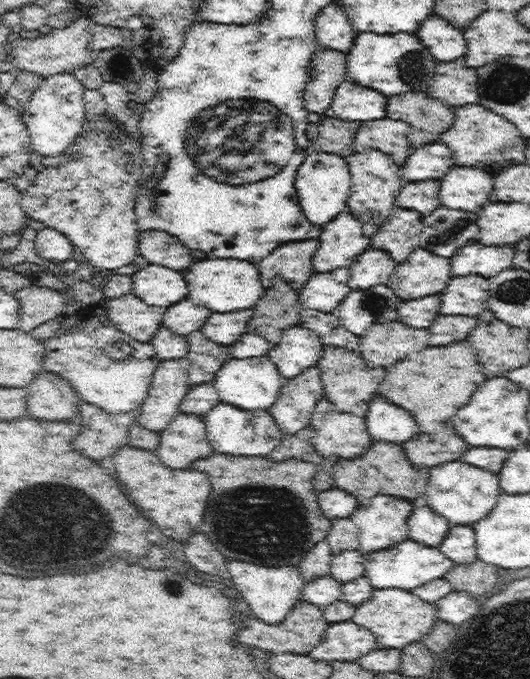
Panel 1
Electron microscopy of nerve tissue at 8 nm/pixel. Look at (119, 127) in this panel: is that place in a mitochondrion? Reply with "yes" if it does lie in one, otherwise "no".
no

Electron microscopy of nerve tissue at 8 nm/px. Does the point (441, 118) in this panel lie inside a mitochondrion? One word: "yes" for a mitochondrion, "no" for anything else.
no

